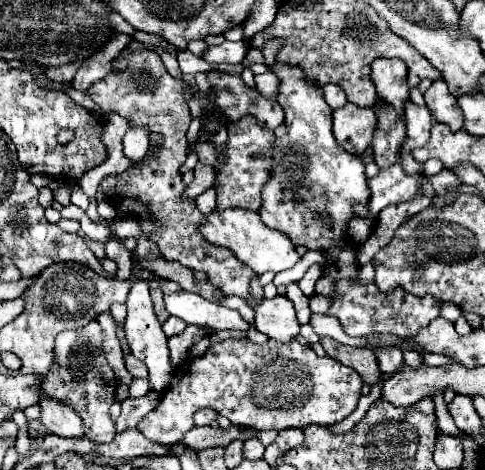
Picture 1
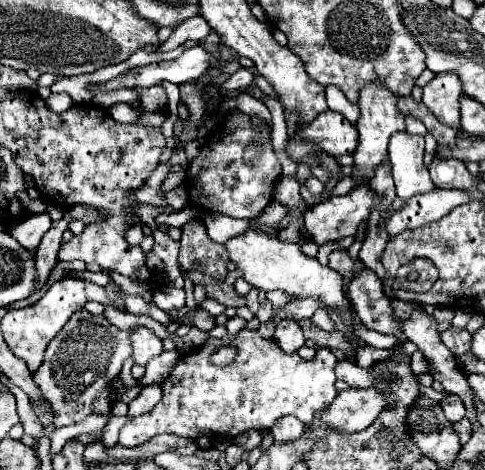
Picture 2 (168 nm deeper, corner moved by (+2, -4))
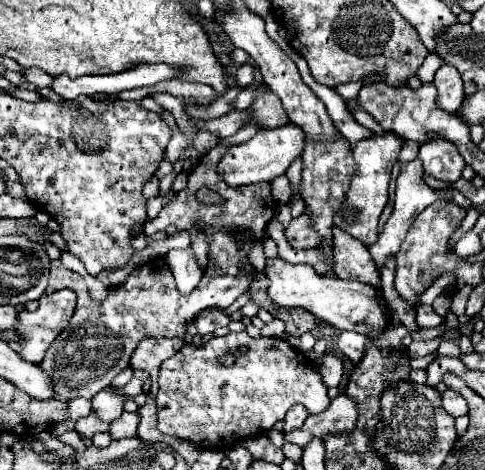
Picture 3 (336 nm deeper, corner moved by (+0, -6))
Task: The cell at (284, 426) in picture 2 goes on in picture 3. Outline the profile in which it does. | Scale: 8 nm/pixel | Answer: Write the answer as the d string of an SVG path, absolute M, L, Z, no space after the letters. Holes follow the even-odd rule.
M296 403L284 417L284 431L292 431L292 429L300 427L306 421L306 417L308 417L308 409L304 405Z

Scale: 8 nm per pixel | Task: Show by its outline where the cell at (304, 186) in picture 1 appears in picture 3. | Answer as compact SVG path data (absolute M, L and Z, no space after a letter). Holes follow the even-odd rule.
M349 82L335 87L335 91L344 99L344 101L348 101L356 98L361 88L362 84L359 82Z

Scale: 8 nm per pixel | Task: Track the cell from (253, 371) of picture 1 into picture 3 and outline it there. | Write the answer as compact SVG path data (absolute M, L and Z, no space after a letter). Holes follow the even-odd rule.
M240 331L240 333L228 333L224 337L210 337L208 341L202 341L200 345L192 345L192 343L184 343L170 359L166 359L162 365L160 365L160 391L158 391L158 397L156 397L156 407L158 407L158 429L164 433L164 435L170 435L170 437L178 437L178 439L186 439L186 441L192 441L196 443L198 447L202 449L226 449L226 447L232 447L236 443L236 437L238 439L246 439L246 437L252 437L252 435L260 435L260 433L266 433L270 431L270 427L278 421L284 419L284 415L288 413L288 409L294 405L294 403L302 403L310 413L320 413L324 411L328 405L330 405L330 399L326 395L326 385L322 383L322 377L320 373L316 371L314 365L310 365L310 361L306 357L302 357L302 353L294 347L290 347L284 339L276 339L276 337L260 337L260 339L252 339L248 337L246 331ZM248 343L248 351L246 353L240 353L240 347L246 347ZM226 355L234 355L234 363L232 365L222 365L220 359L226 357Z

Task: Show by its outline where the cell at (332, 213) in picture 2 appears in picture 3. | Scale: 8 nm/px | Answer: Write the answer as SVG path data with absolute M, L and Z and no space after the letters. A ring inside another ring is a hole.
M300 215L284 227L284 235L294 249L312 249L320 241L318 233L310 229L310 217Z

